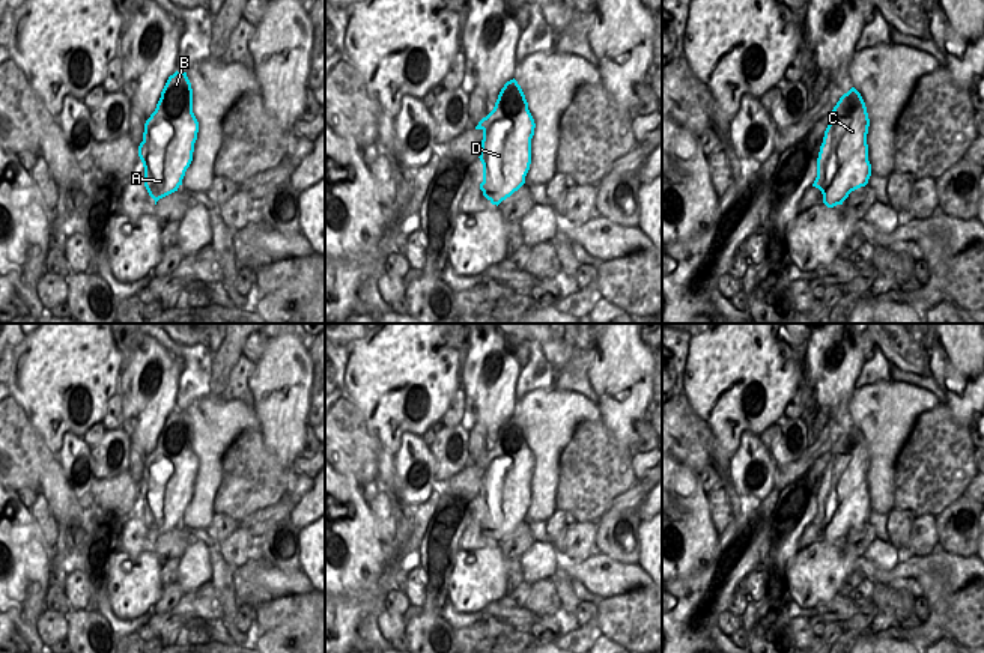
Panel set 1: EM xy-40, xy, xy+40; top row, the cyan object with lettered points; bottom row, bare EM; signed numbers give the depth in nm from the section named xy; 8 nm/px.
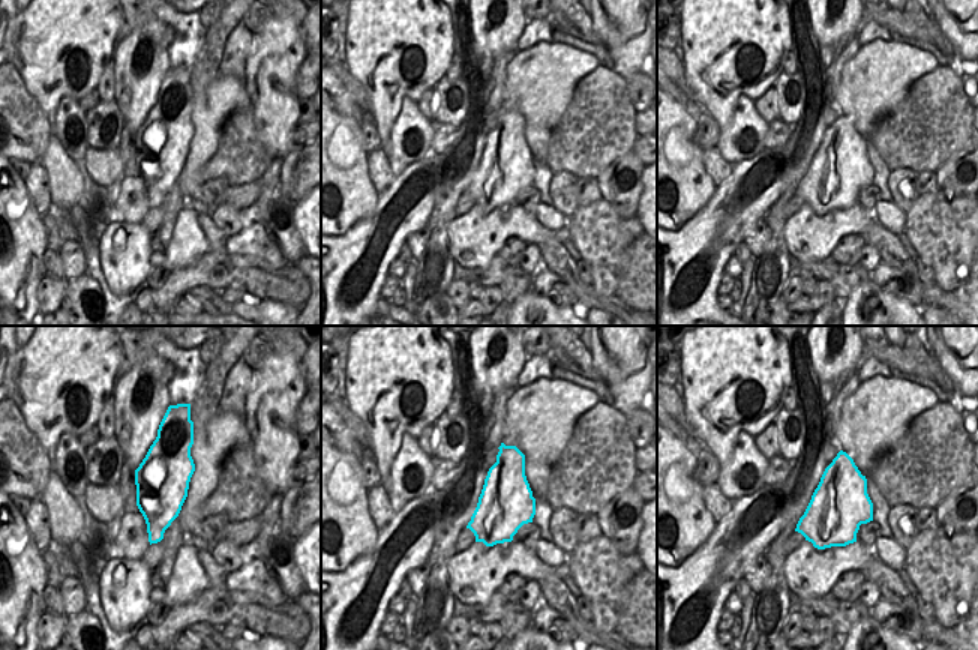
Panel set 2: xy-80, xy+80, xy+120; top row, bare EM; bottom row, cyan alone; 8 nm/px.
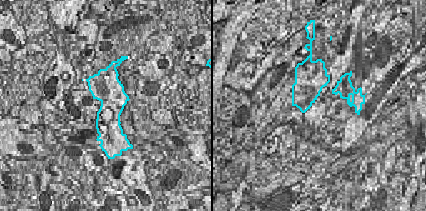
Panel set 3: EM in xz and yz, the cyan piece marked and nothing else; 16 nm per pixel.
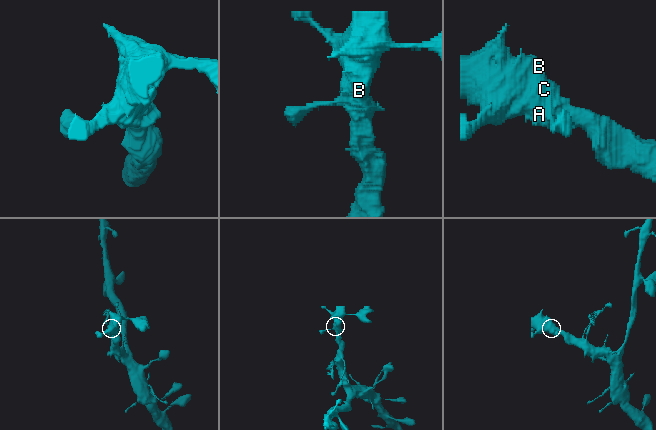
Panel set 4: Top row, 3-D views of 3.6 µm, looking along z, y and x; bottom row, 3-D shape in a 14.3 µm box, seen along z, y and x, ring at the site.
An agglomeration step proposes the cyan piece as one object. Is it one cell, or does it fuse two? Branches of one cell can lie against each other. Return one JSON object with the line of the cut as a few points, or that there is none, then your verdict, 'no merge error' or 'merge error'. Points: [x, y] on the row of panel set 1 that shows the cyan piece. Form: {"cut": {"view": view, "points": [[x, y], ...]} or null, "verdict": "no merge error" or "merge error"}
{"cut": null, "verdict": "no merge error"}

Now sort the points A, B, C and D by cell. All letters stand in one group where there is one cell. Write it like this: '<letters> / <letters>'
A B C D

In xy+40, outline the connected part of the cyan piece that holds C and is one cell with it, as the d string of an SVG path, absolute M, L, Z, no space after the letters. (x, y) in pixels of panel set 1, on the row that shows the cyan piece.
M852 87L829 114L829 125L817 158L812 187L823 194L828 208L843 205L849 194L868 184L867 134L870 119L861 93Z

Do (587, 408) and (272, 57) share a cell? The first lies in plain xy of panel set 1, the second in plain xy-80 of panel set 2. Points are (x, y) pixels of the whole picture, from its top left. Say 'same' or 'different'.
different

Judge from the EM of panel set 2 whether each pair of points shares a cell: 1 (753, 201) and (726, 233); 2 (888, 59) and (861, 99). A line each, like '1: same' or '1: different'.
1: same
2: same

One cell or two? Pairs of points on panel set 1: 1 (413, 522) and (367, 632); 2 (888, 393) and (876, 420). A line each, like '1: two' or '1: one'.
1: two
2: one

